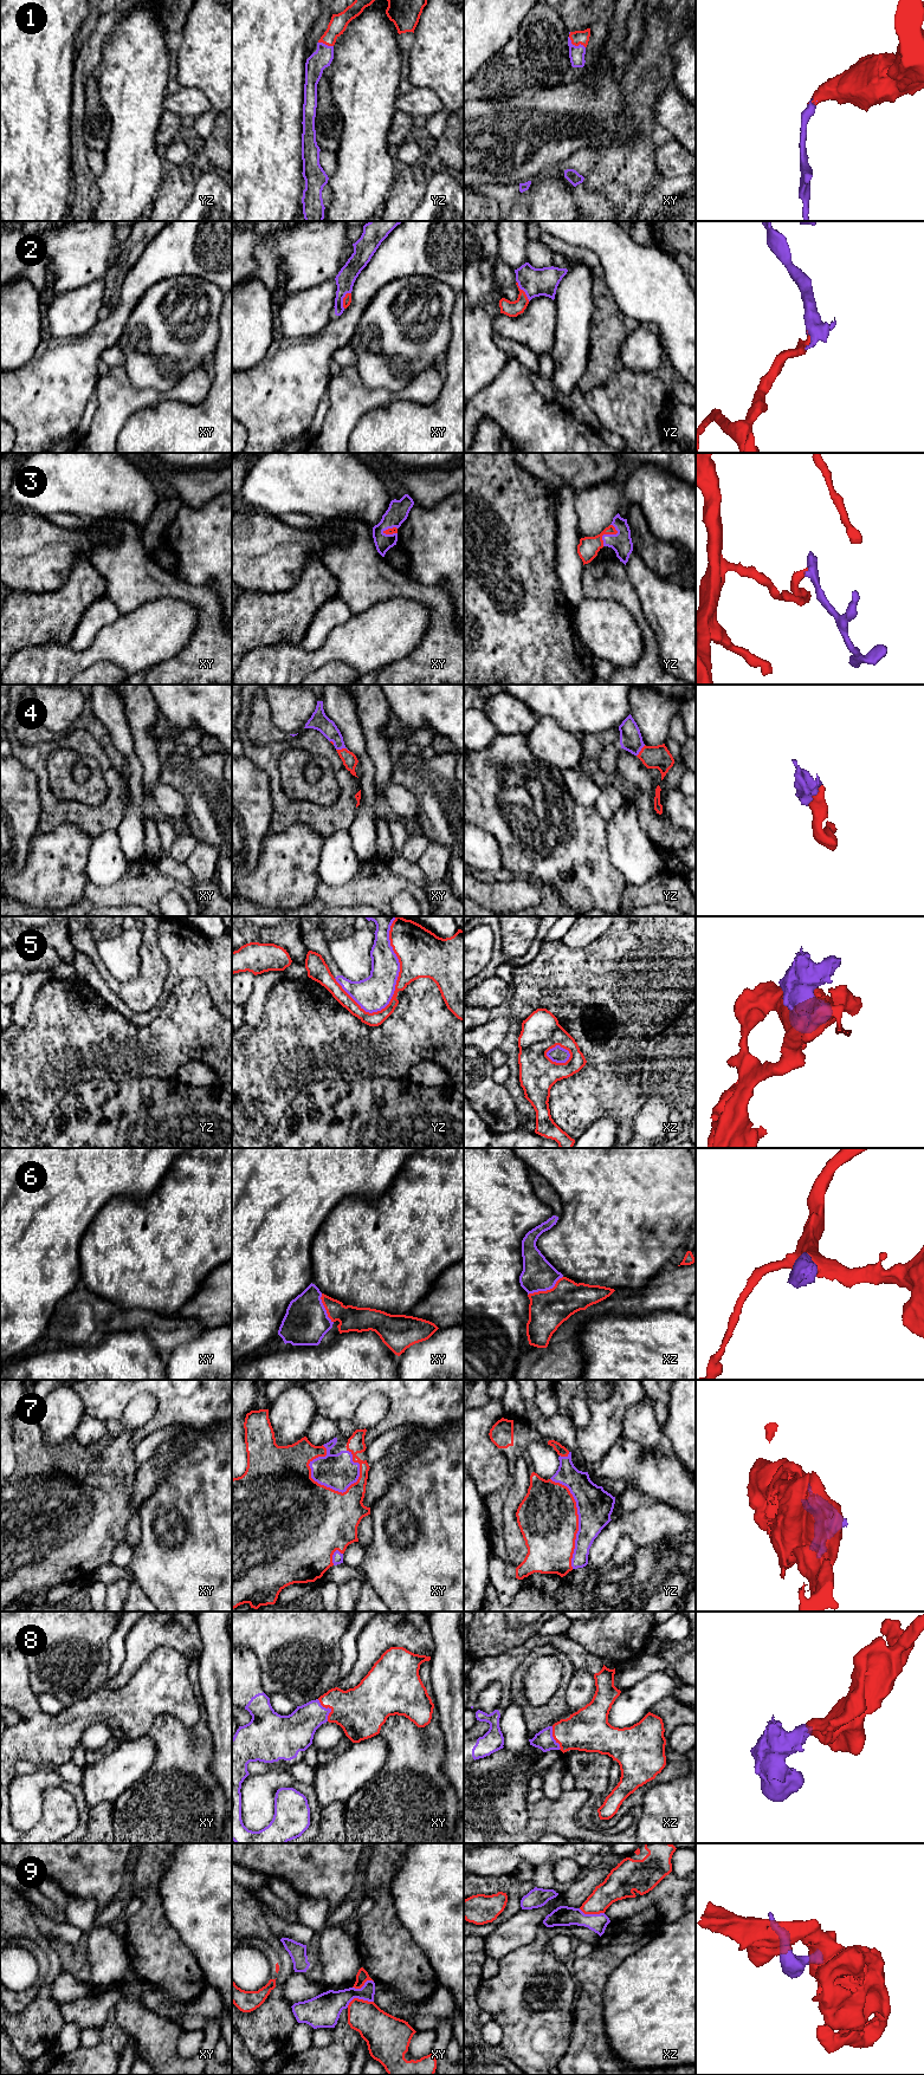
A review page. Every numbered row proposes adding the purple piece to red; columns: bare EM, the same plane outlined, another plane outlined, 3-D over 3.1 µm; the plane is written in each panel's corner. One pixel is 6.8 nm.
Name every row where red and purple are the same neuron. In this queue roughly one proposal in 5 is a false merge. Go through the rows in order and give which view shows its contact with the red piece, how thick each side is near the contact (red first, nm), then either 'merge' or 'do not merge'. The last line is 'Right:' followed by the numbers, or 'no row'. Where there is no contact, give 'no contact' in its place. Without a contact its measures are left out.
1: meets red in xy; 100 nm thick on the red side, 110 nm on the other; merge
2: meets red in yz; 110 nm thick on the red side, 190 nm on the other; merge
3: meets red in yz; 140 nm thick on the red side, 140 nm on the other; merge
4: meets red in xy; 100 nm thick on the red side, 120 nm on the other; merge
5: meets red in yz; 320 nm thick on the red side, 240 nm on the other; do not merge
6: meets red in xz; 260 nm thick on the red side, 220 nm on the other; merge
7: meets red in xy; 500 nm thick on the red side, 240 nm on the other; merge
8: meets red in xy; 340 nm thick on the red side, 220 nm on the other; merge
9: meets red in xy; 240 nm thick on the red side, 220 nm on the other; do not merge
Right: 1, 2, 3, 4, 6, 7, 8

